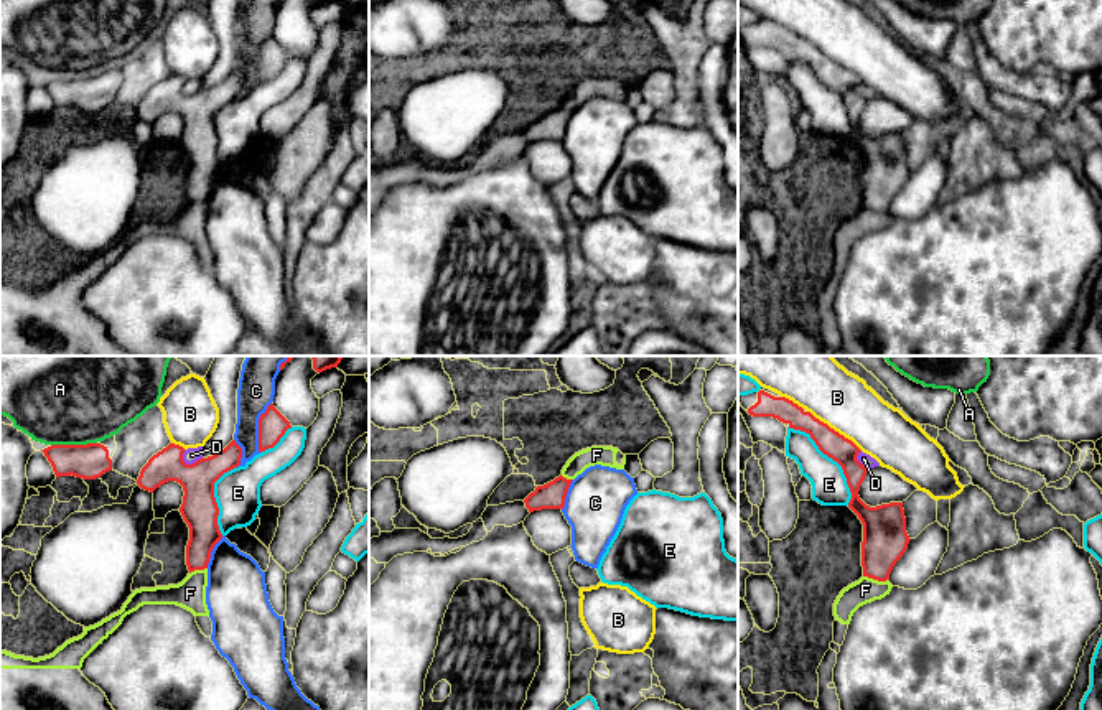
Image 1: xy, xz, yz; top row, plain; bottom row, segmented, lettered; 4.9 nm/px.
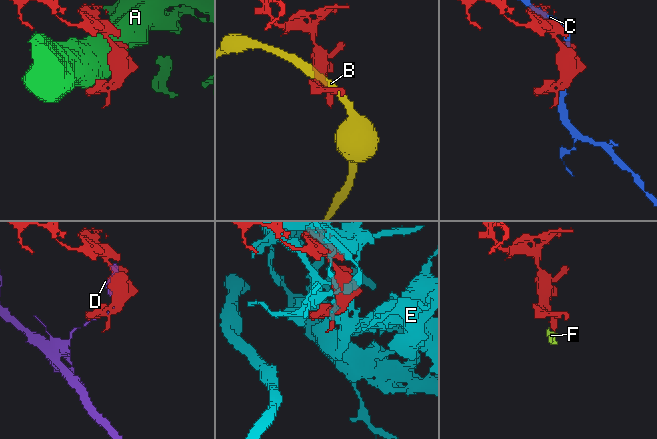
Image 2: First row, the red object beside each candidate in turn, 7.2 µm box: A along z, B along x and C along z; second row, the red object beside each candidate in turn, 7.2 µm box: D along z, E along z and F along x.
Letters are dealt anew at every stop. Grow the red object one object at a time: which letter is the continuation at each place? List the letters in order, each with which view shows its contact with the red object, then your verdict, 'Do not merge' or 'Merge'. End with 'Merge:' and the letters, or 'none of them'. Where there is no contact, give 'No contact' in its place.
A: Touches red in xy. Do not merge
B: Touches red in yz. Do not merge
C: Touches red in xy. Do not merge
D: Touches red in xy. Do not merge
E: Touches red in yz. Do not merge
F: Touches red in yz. Do not merge
Merge: none of them

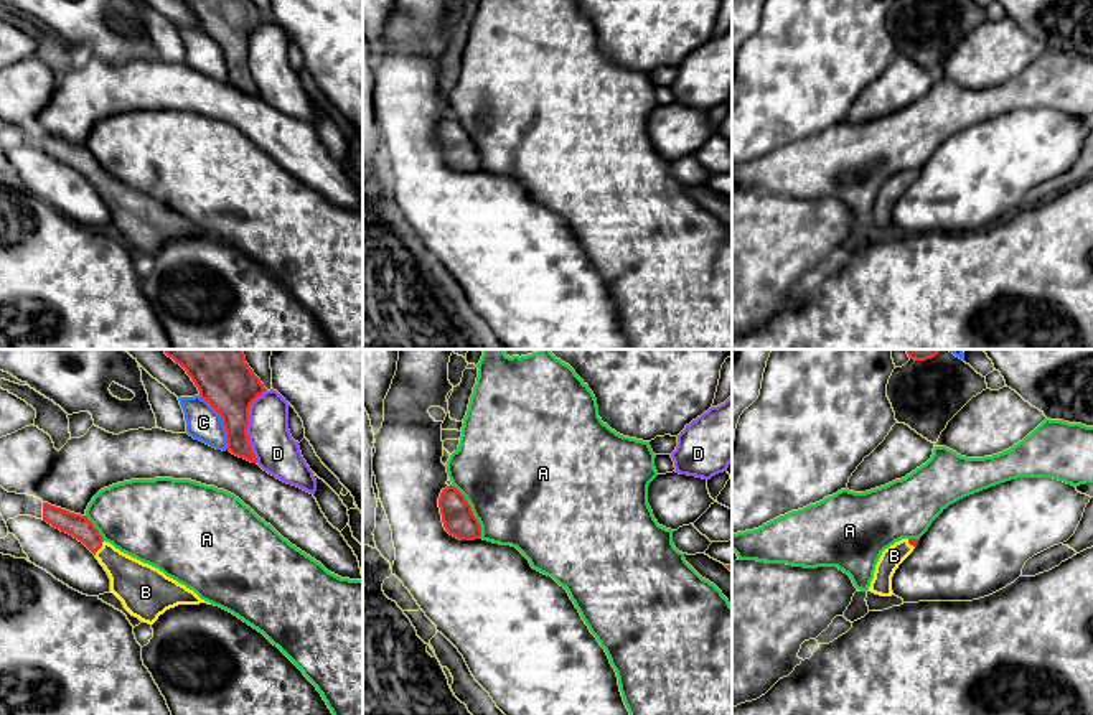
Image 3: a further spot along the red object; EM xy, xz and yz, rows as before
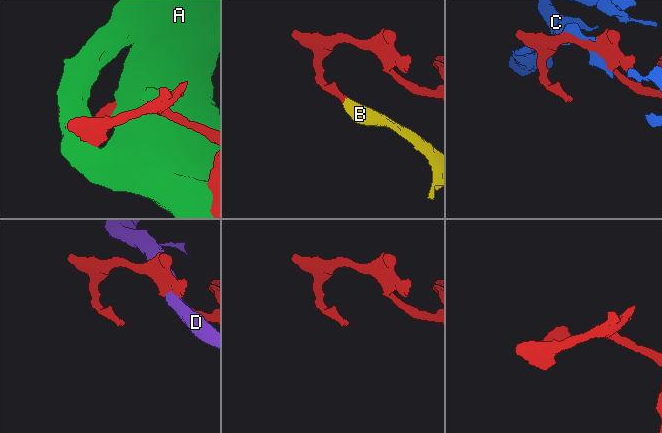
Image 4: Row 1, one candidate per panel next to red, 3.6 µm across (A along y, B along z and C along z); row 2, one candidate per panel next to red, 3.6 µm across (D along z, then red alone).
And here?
A: Touches red in xz. Do not merge
B: Touches red in xy. Merge
C: Touches red in xy. Do not merge
D: Touches red in xy. Do not merge
Merge: B

